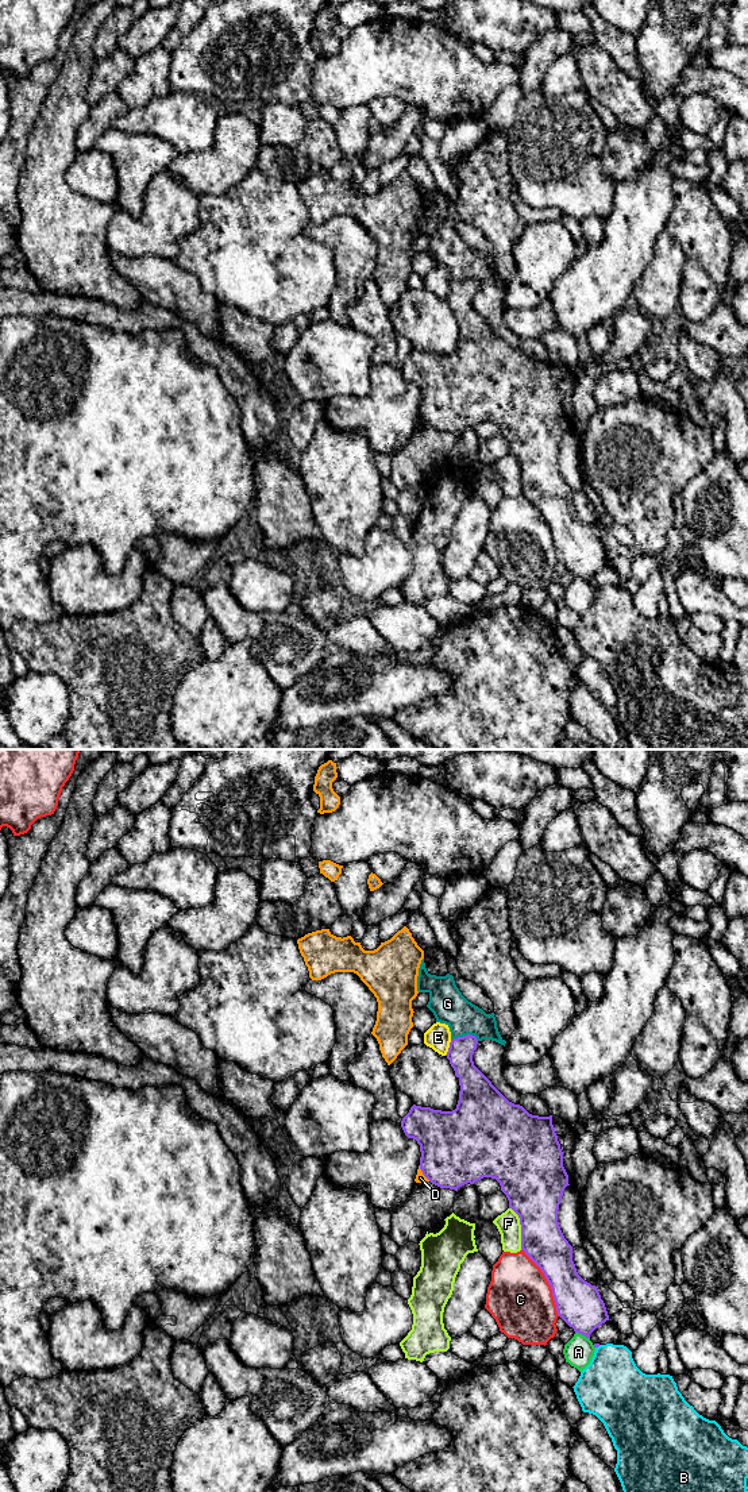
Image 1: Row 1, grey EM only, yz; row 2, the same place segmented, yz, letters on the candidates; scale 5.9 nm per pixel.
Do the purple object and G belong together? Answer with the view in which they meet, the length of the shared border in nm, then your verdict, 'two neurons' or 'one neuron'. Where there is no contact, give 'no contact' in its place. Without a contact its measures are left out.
yz | 170 nm | one neuron

